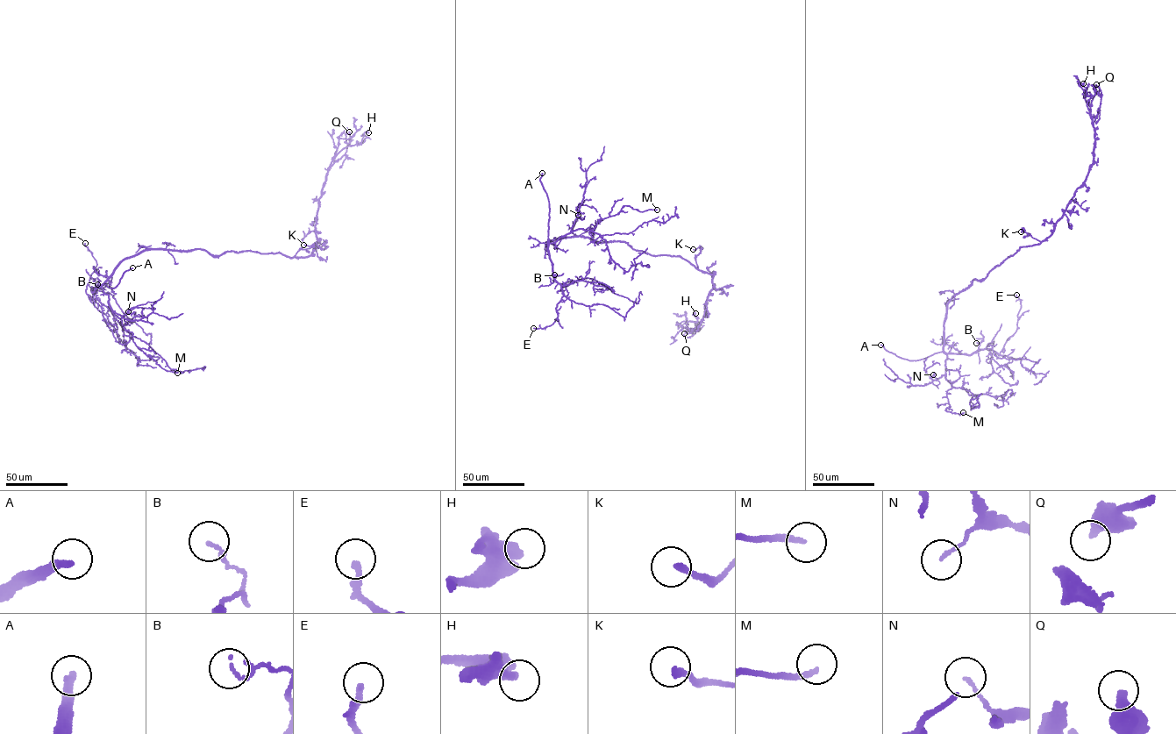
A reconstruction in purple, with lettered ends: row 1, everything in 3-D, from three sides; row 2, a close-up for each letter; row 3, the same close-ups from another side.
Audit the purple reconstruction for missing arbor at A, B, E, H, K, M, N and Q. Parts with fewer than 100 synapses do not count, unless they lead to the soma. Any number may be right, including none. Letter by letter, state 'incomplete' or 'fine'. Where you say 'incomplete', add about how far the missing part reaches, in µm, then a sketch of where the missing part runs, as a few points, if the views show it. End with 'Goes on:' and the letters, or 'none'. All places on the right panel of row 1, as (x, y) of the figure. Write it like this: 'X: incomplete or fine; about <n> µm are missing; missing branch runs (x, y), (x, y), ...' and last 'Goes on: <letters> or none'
A: incomplete; about 5 µm are missing
B: fine
E: fine
H: fine
K: fine
M: fine
N: fine
Q: fine
Goes on: A

